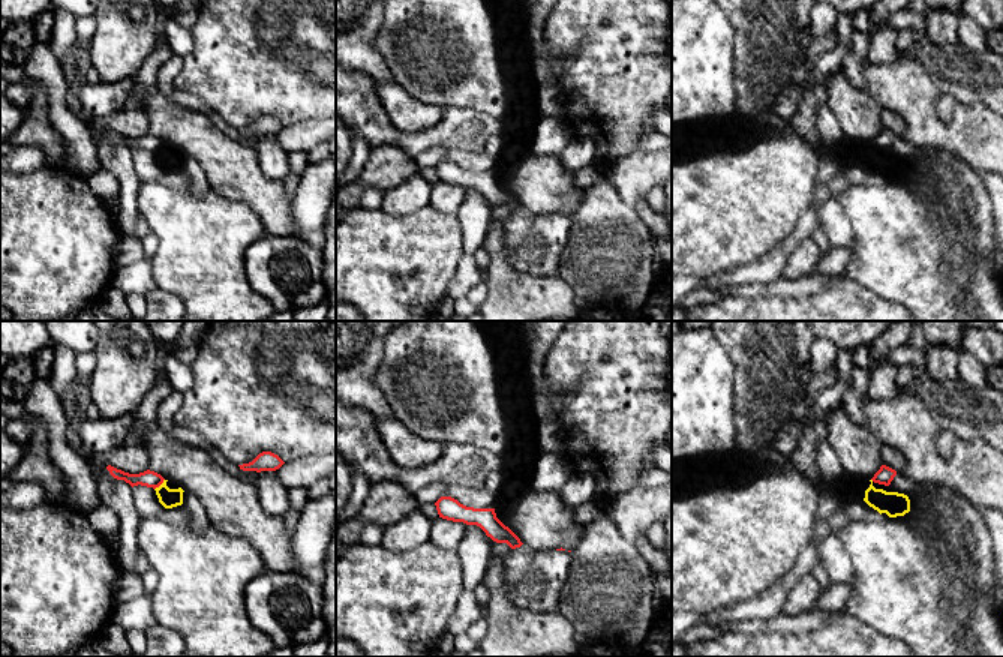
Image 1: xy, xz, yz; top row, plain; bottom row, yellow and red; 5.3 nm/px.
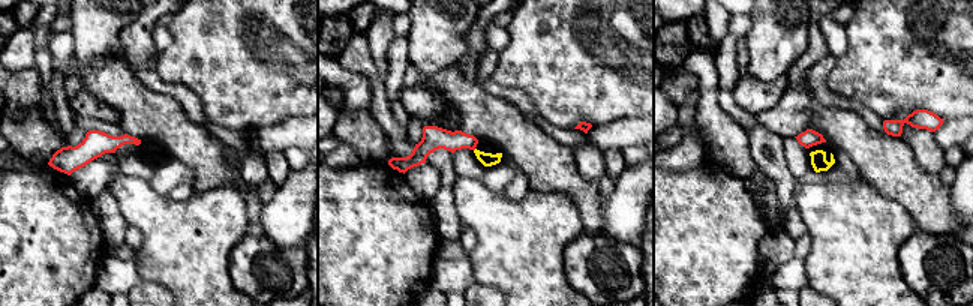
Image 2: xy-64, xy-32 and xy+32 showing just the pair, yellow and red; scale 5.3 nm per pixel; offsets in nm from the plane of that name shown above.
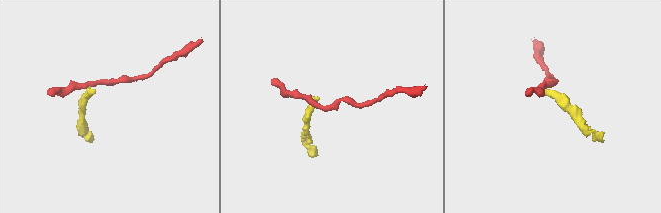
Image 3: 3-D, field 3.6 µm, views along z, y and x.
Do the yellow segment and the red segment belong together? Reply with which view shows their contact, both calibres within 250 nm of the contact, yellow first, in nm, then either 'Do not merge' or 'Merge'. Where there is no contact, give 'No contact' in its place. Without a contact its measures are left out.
Touches yellow in xy. Thickness 100 nm (yellow) against 90 nm. Do not merge

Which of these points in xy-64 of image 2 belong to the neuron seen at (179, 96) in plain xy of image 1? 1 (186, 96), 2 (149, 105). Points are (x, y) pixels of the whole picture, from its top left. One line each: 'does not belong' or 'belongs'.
1: belongs
2: does not belong

